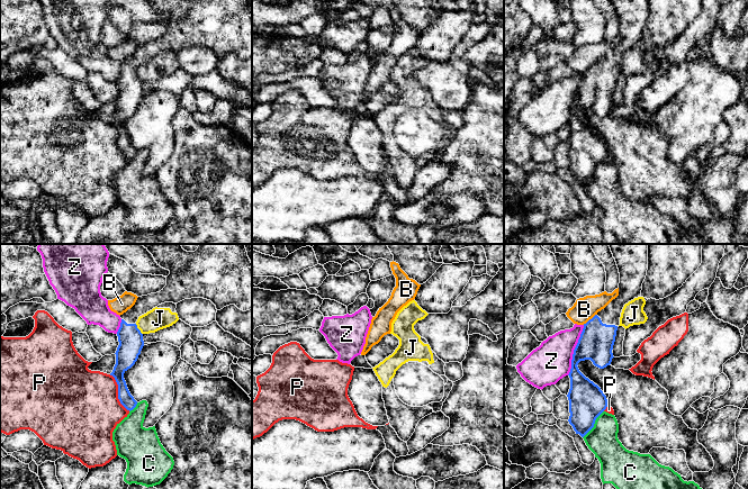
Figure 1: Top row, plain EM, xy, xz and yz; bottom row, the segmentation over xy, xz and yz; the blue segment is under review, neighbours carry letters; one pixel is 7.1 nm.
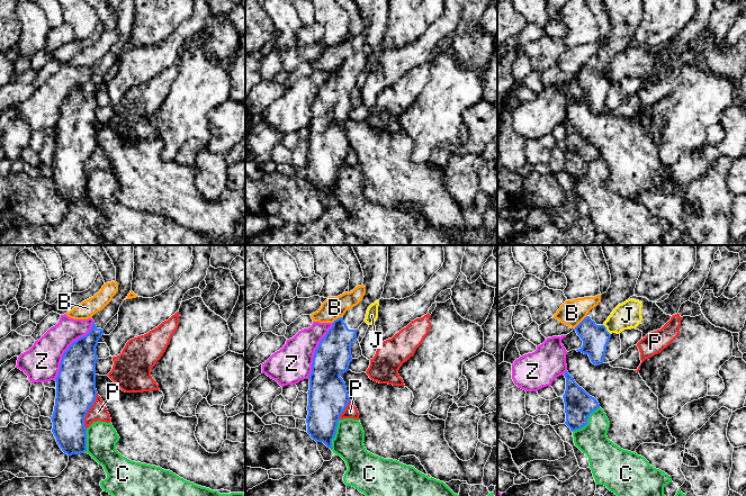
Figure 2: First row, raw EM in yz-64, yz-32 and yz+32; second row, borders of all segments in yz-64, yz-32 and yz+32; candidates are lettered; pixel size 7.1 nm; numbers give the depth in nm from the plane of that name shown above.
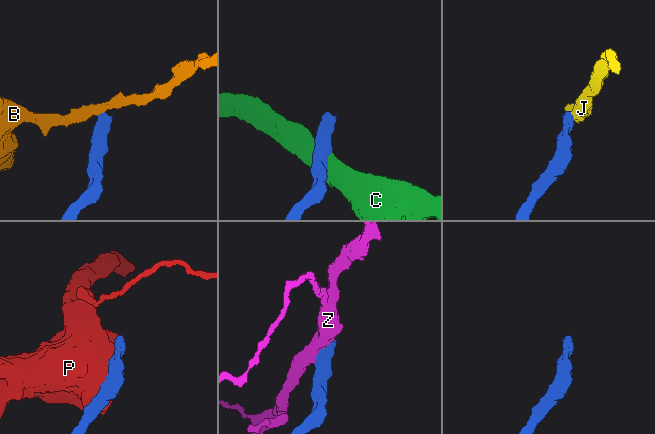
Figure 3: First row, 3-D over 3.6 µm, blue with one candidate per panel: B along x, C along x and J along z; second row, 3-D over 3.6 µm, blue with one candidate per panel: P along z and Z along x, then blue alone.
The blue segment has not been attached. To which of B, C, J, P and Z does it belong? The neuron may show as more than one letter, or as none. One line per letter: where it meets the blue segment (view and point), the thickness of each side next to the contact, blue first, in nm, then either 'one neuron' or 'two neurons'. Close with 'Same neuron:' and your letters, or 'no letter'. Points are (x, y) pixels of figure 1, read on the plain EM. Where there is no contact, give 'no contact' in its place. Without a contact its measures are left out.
B: yz (589, 68) | 240/160 nm | two neurons
C: yz (594, 171) | 260/220 nm | two neurons
J: xy (138, 78) | 180/160 nm | two neurons
P: xy (118, 141) | 140/480 nm | two neurons
Z: yz (574, 98) | 240/280 nm | two neurons
Same neuron: no letter

